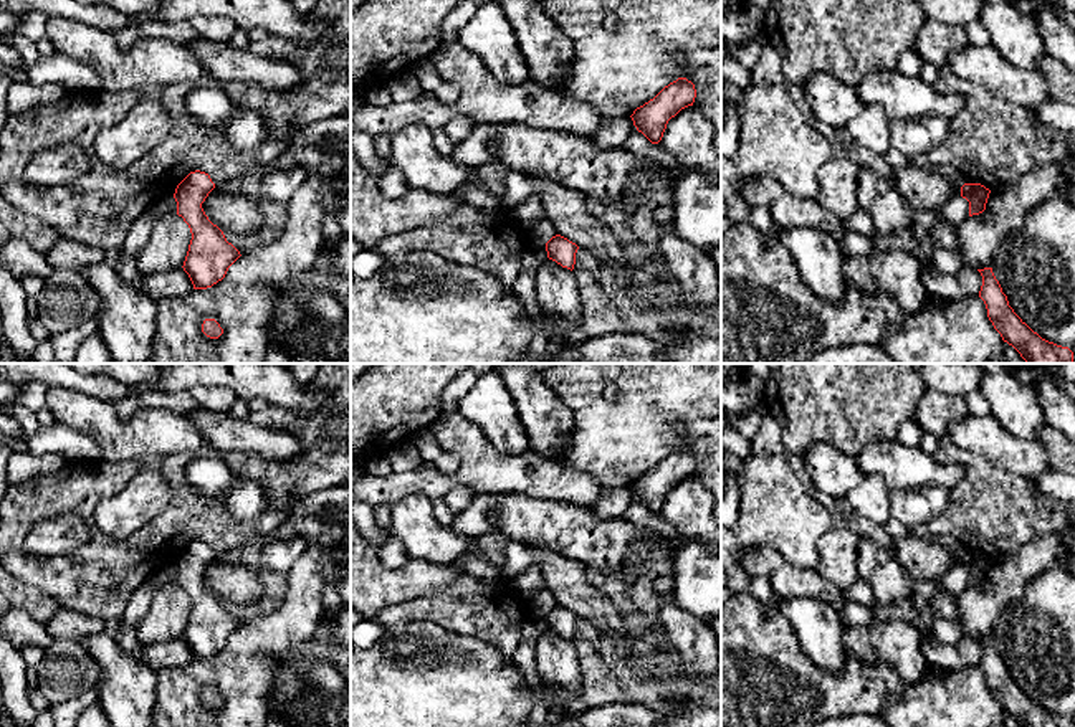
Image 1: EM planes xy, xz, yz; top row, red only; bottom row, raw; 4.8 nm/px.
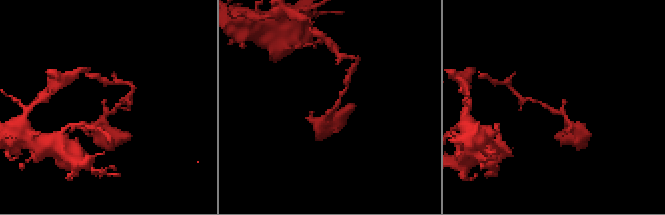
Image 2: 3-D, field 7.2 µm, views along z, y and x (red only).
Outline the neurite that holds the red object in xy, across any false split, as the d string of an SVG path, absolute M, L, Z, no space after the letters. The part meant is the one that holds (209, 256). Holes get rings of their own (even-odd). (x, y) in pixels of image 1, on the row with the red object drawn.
M195 170L177 185L174 193L177 215L184 218L192 233L182 268L189 274L194 289L207 289L222 281L228 268L241 256L202 208L213 188L215 183L210 175Z

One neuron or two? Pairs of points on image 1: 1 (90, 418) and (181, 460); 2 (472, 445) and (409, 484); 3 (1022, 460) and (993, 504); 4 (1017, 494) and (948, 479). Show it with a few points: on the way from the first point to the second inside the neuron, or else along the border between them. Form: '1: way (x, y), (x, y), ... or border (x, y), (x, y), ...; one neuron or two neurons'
1: border (207, 450), (176, 451), (162, 460), (169, 493); two neurons
2: way (470, 465), (455, 479), (429, 481); one neuron
3: border (978, 455), (1032, 481); two neurons
4: border (933, 456), (943, 463), (960, 465), (966, 478); two neurons

